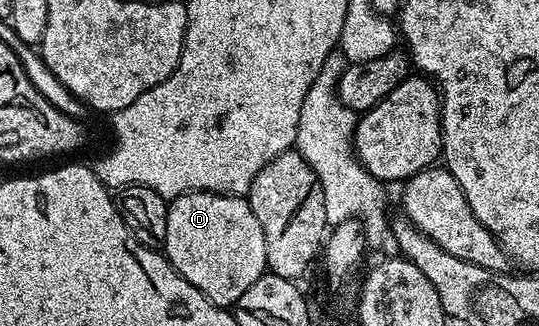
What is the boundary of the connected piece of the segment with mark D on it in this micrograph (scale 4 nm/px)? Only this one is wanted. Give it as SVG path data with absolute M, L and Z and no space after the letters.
M186 193L180 197L170 198L167 207L167 218L165 219L165 239L161 249L169 264L186 281L193 283L193 287L197 287L197 291L201 291L201 295L208 297L214 305L234 307L237 299L241 299L241 295L245 295L245 291L249 291L249 287L253 287L253 283L257 283L257 279L261 279L261 275L268 272L267 256L265 255L265 231L261 231L261 223L257 223L257 215L253 215L253 207L248 203L246 196L243 195L232 195L230 193Z

